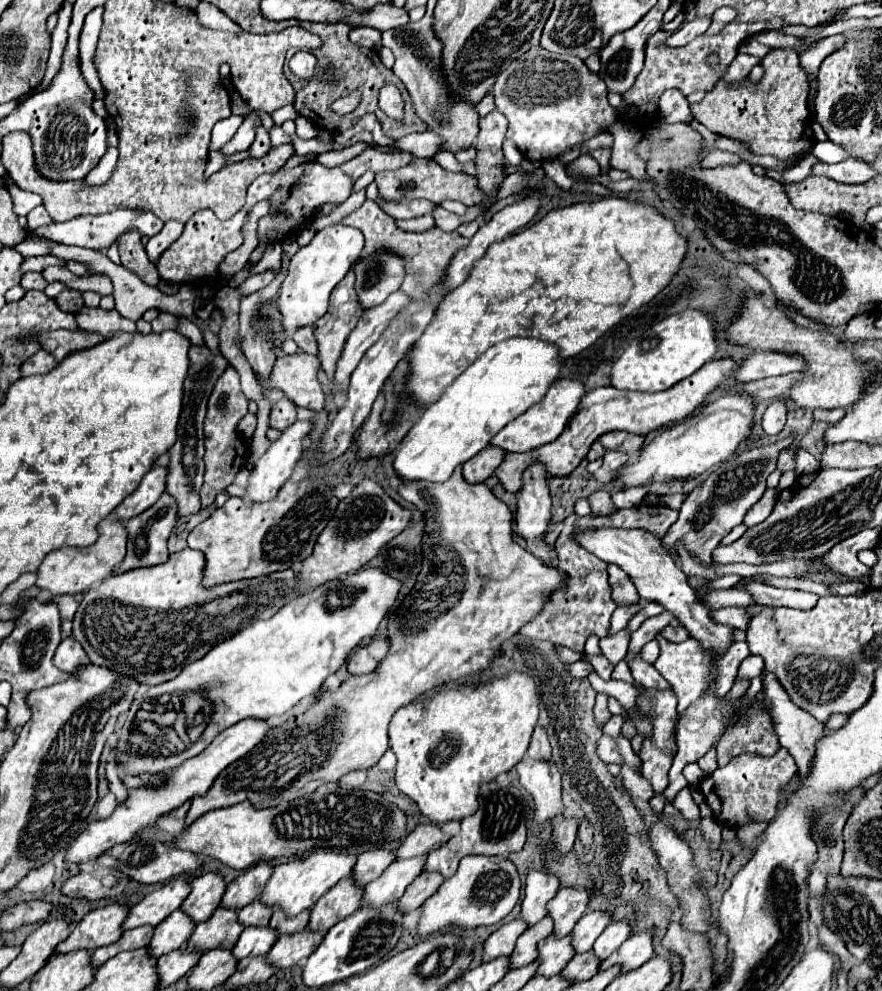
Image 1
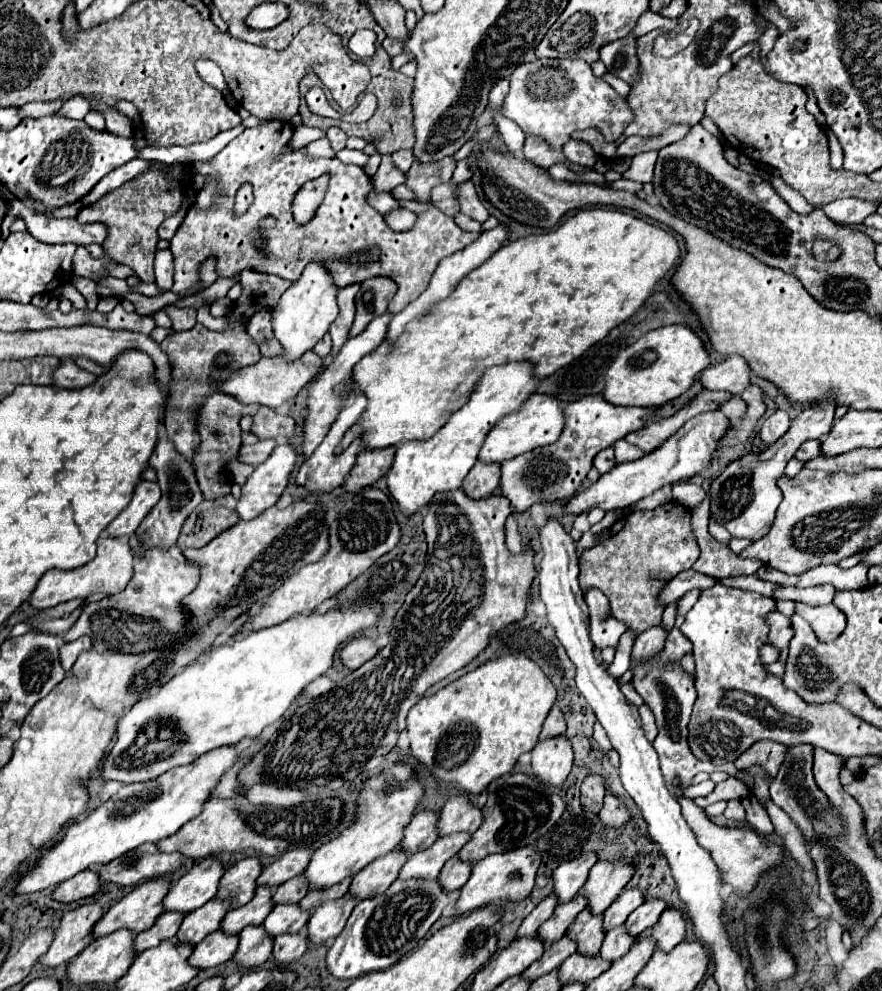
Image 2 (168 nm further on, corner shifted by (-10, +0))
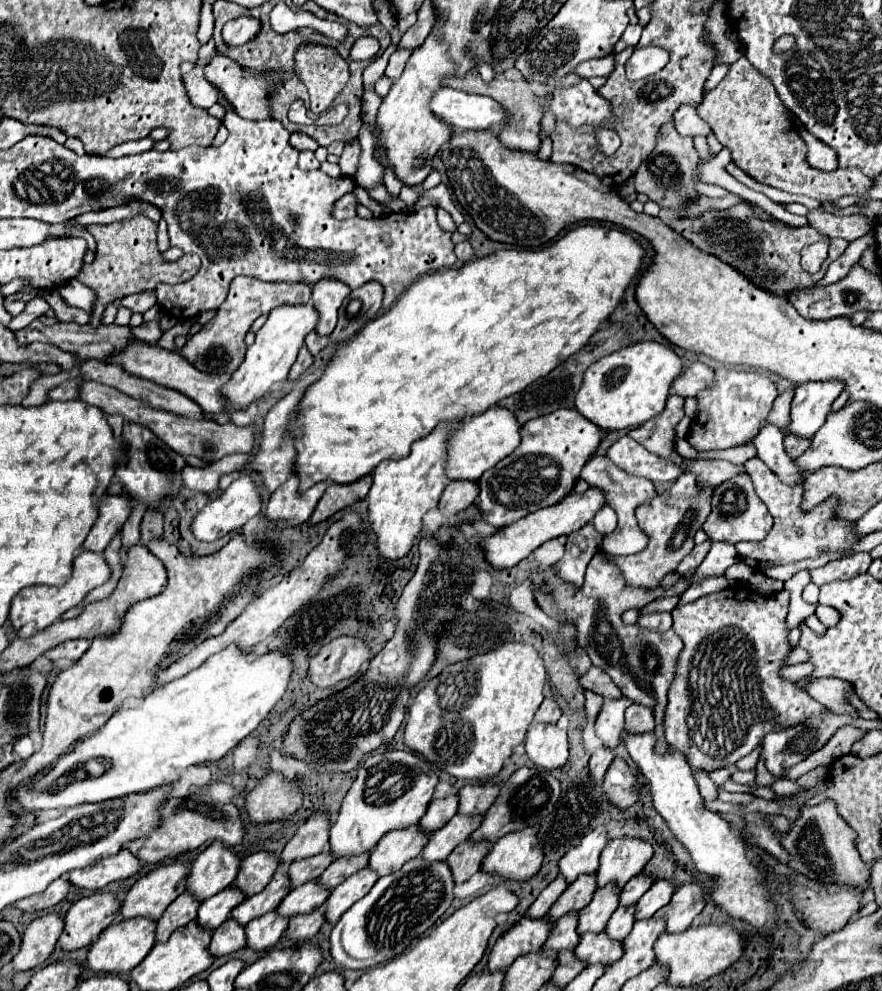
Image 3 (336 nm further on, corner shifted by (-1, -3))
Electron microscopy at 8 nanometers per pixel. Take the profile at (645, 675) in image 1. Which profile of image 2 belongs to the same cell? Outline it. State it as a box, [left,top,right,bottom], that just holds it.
[632,625,670,661]

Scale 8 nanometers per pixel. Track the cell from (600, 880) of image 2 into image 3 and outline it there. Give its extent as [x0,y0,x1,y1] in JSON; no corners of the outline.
[597,838,653,888]

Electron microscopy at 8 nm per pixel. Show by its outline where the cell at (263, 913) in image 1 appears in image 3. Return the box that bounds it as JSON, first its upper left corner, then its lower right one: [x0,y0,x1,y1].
[289,852,331,890]

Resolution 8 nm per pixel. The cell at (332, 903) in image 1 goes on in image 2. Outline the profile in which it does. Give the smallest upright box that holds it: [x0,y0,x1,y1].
[350,849,410,899]

